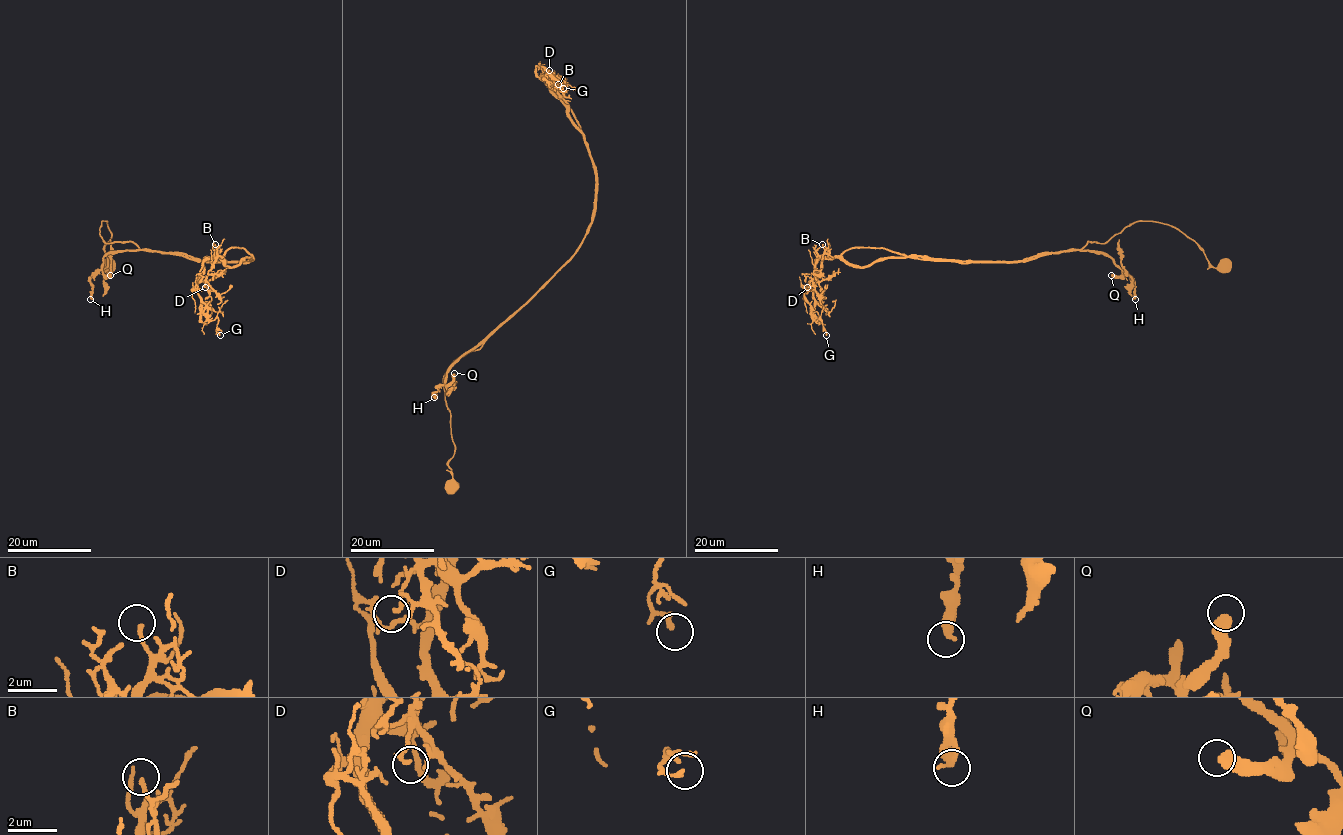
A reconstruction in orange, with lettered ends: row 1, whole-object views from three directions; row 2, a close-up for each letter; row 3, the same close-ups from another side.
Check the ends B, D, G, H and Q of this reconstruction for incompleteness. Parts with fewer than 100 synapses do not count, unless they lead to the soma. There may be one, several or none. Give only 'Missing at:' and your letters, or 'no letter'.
Missing at: no letter

